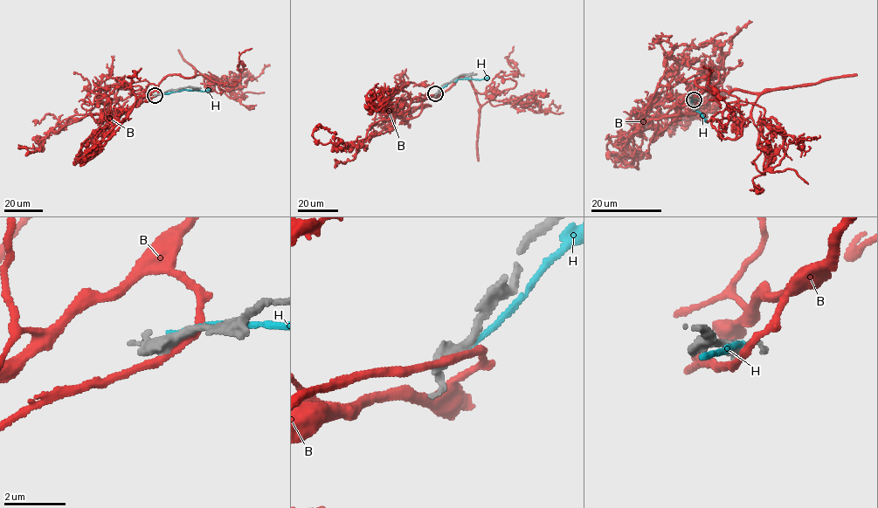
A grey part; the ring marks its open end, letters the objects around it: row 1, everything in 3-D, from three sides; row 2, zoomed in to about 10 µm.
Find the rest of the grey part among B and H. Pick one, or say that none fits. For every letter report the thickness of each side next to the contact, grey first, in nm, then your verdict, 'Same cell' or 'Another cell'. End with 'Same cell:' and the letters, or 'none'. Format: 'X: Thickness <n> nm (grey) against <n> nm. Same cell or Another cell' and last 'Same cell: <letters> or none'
B: Thickness 400 nm (grey) against 240 nm. Another cell
H: Thickness 320 nm (grey) against 180 nm. Another cell
Same cell: none

